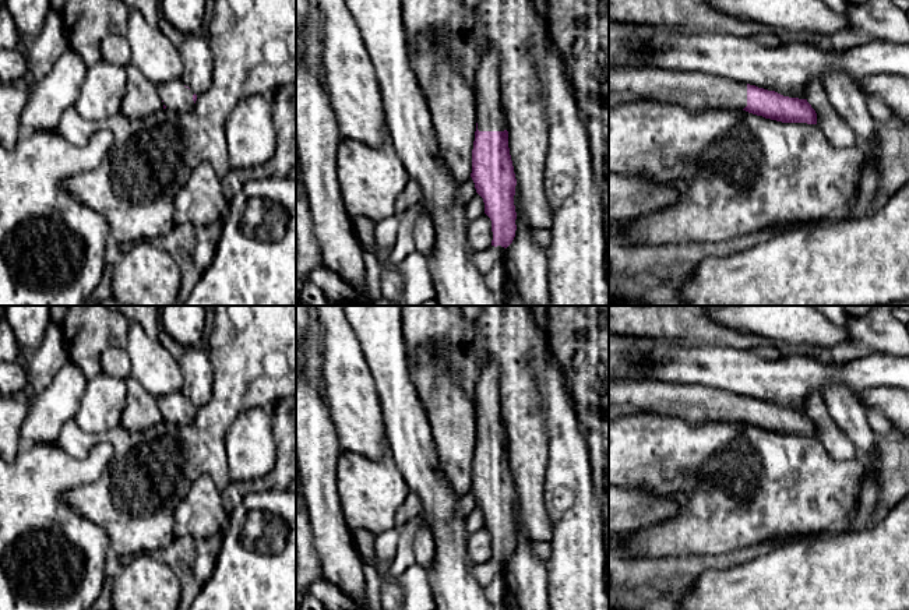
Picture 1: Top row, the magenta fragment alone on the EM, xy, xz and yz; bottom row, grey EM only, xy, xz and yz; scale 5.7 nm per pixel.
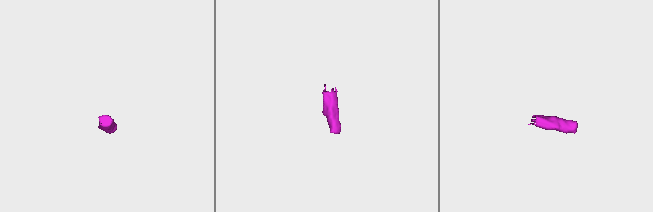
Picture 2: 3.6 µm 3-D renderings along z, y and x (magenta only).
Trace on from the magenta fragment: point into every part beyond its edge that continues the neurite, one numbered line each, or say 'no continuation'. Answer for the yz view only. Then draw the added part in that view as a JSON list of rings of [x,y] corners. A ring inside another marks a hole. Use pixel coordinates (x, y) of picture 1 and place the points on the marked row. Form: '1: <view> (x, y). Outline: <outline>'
1: yz (697, 92). Outline: [[[609,67],[609,107],[635,101],[681,106],[691,114],[747,106],[747,84],[700,71]]]

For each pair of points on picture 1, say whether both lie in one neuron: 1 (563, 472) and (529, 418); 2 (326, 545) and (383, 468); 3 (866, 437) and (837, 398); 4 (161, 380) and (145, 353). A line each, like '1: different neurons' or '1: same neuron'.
1: different neurons
2: different neurons
3: same neuron
4: same neuron

